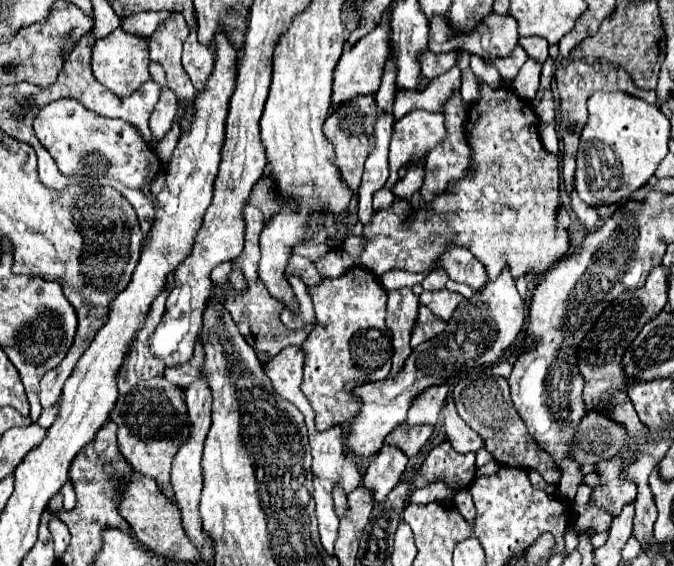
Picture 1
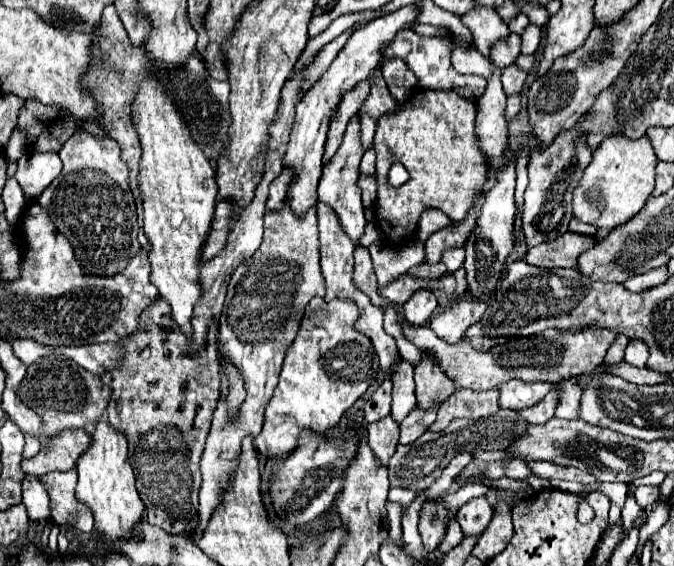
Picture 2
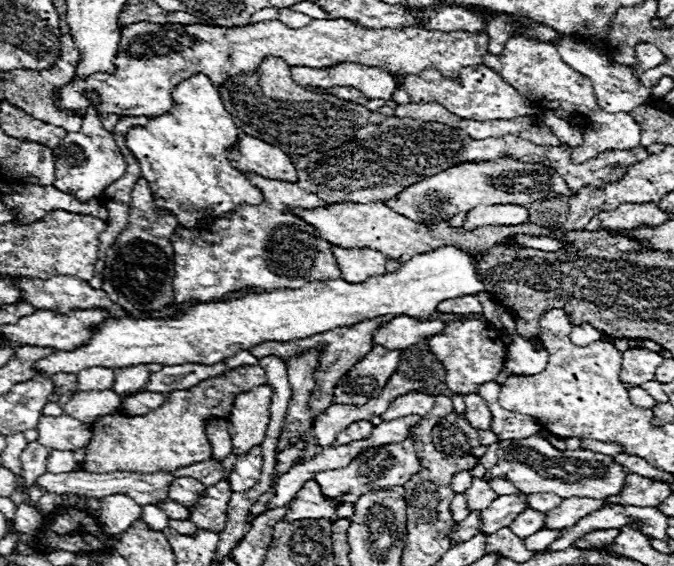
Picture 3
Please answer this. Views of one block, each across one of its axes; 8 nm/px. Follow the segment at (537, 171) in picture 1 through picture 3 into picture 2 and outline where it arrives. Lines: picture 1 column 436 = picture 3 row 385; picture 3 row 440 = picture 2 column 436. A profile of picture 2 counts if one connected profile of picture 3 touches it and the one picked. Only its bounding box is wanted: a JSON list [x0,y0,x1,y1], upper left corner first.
[374,90,486,244]

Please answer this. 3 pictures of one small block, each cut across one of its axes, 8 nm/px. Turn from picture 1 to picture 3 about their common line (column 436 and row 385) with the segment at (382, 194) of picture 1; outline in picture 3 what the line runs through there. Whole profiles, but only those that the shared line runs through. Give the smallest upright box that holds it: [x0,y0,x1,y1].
[112,366,150,394]

